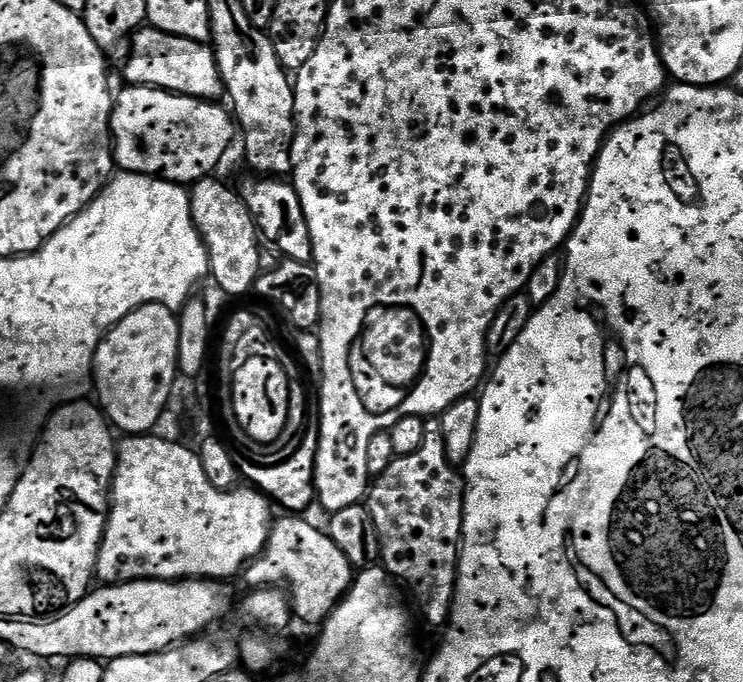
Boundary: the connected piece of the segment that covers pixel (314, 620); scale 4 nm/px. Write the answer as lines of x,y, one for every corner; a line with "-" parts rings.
284,514
281,520
279,517
273,523
266,546
243,569
242,577
252,590
285,584
295,619
320,626
352,587
354,569
346,554
334,546
327,531
323,527
315,528
310,521
304,519
308,518
300,514

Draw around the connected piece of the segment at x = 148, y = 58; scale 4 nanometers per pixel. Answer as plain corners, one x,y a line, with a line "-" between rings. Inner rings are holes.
144,26
139,29
131,37
130,43
132,43
132,49
128,52
128,61
124,64
124,76
129,85
139,86
142,88
160,88
164,92
177,92
180,96
193,96
199,100
211,100
213,102
219,101
221,97
225,95
224,83
220,81
220,71
216,65
216,53
207,43
201,42
199,40
191,40
190,38
182,38
181,36
172,36
168,32
159,32
156,28
151,26

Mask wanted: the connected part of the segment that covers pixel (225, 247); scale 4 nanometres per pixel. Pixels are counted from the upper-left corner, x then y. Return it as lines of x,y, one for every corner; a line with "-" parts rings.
215,175
202,178
198,183
191,185
188,197
190,198
190,214
198,234
204,239
204,245
208,251
208,271
211,279
216,279
216,284
228,296
244,296
251,293
256,287
256,279
260,277
262,265
260,265
260,244
262,237
252,221
252,215
244,205
243,195
236,192
228,184
216,180

